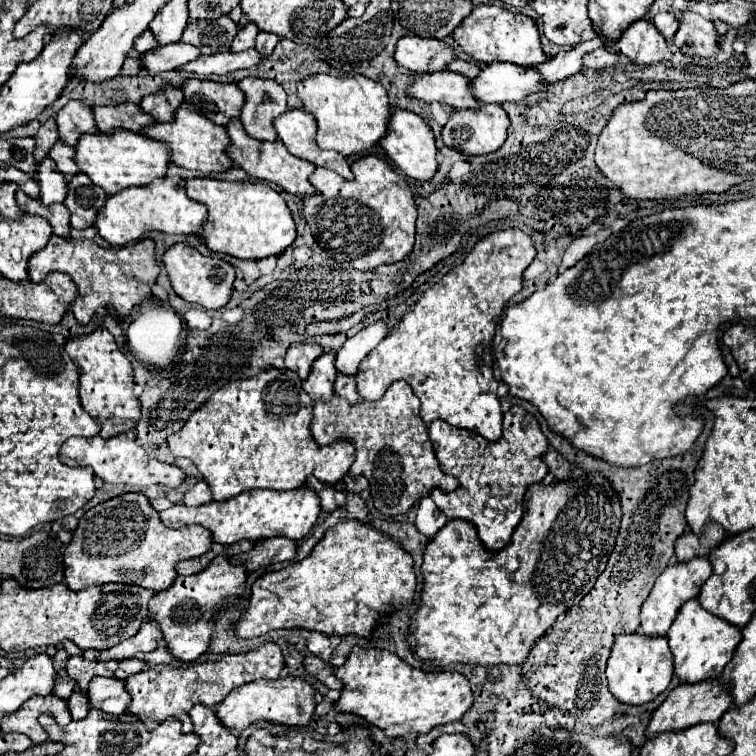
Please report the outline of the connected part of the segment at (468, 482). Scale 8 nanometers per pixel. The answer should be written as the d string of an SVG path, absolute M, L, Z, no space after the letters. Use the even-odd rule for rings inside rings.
M511 406L503 416L503 436L497 442L487 442L469 430L451 428L441 420L429 426L429 438L441 470L461 482L455 492L443 492L439 488L433 490L431 498L437 508L451 520L461 518L471 522L487 550L497 552L505 548L515 526L521 522L527 488L541 482L549 472L543 462L543 454L549 444L541 434L537 420L521 406Z

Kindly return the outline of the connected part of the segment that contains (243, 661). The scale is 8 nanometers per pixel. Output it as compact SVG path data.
M267 642L257 650L251 650L247 654L225 654L217 662L205 662L205 664L193 664L187 668L171 668L171 666L155 666L145 672L133 674L125 678L125 690L131 694L131 704L127 708L129 714L137 716L147 730L155 730L157 724L161 724L165 718L173 716L181 720L183 734L189 734L193 730L193 724L189 722L189 710L195 704L203 706L217 706L233 688L269 678L279 678L279 672L283 668L283 654L275 642Z

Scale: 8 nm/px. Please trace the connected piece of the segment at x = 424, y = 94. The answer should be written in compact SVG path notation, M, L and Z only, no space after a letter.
M451 70L415 76L407 88L407 96L417 98L425 104L431 104L431 102L443 104L445 102L447 106L451 106L455 110L479 106L479 102L473 98L473 94L469 90L469 80Z

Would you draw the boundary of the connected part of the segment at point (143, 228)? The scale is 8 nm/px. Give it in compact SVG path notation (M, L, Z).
M159 178L149 186L125 188L121 194L107 198L101 214L95 220L95 226L99 230L99 236L111 246L127 246L149 230L159 230L165 234L201 234L205 220L205 206L187 198L185 190L177 188L169 178Z

